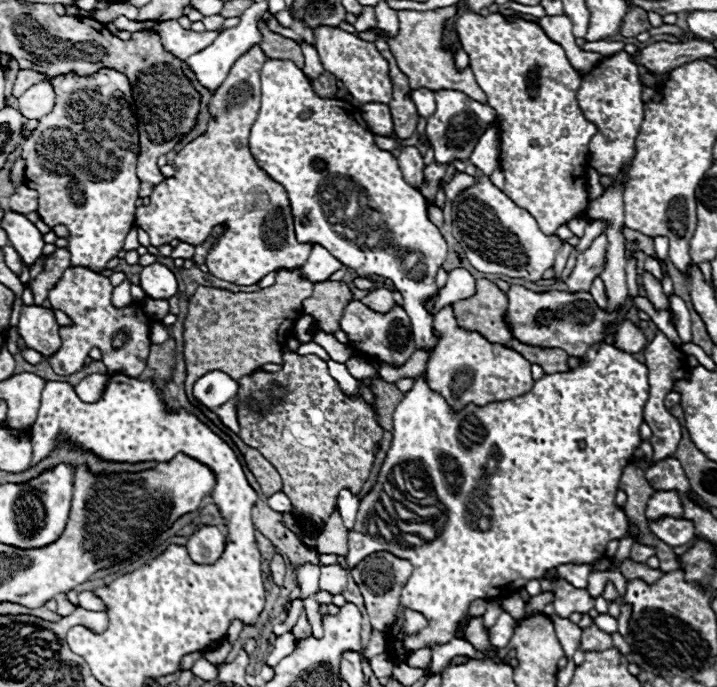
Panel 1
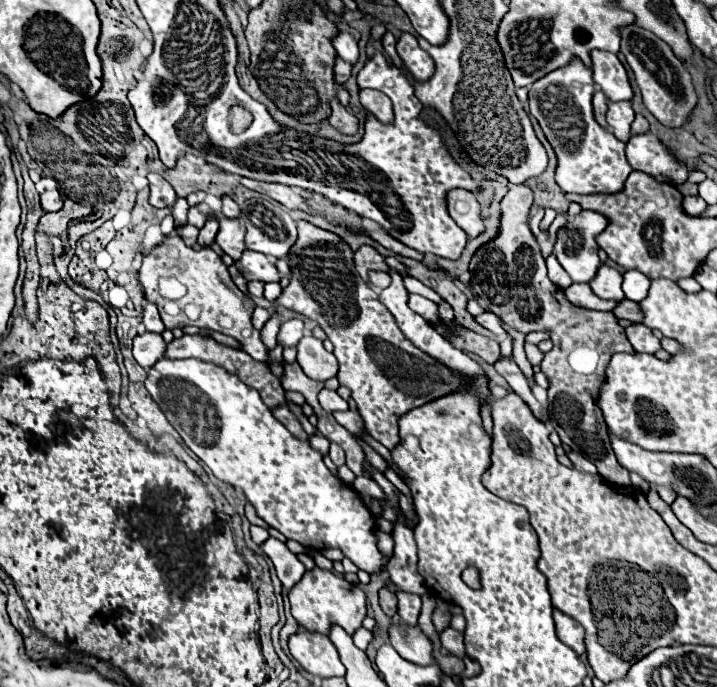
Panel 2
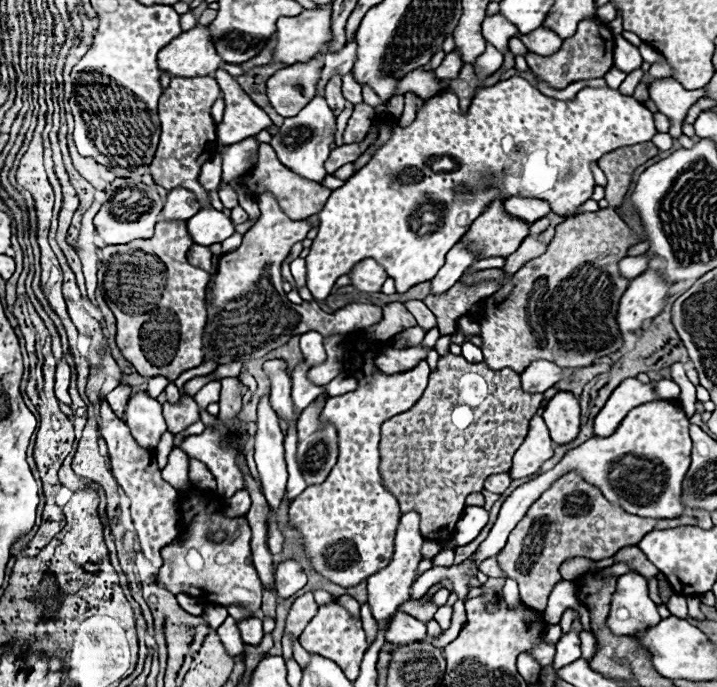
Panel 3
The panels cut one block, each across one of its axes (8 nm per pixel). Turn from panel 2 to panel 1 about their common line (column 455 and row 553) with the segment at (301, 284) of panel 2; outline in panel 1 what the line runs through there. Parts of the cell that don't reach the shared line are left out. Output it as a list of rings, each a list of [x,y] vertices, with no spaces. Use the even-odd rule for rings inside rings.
[[[374,552],[374,554],[366,556],[356,568],[352,568],[350,574],[360,588],[360,594],[364,598],[364,606],[370,616],[372,628],[374,630],[388,630],[390,624],[394,622],[396,610],[400,606],[400,590],[404,588],[406,580],[412,574],[412,564],[408,560],[392,556],[390,552]]]

